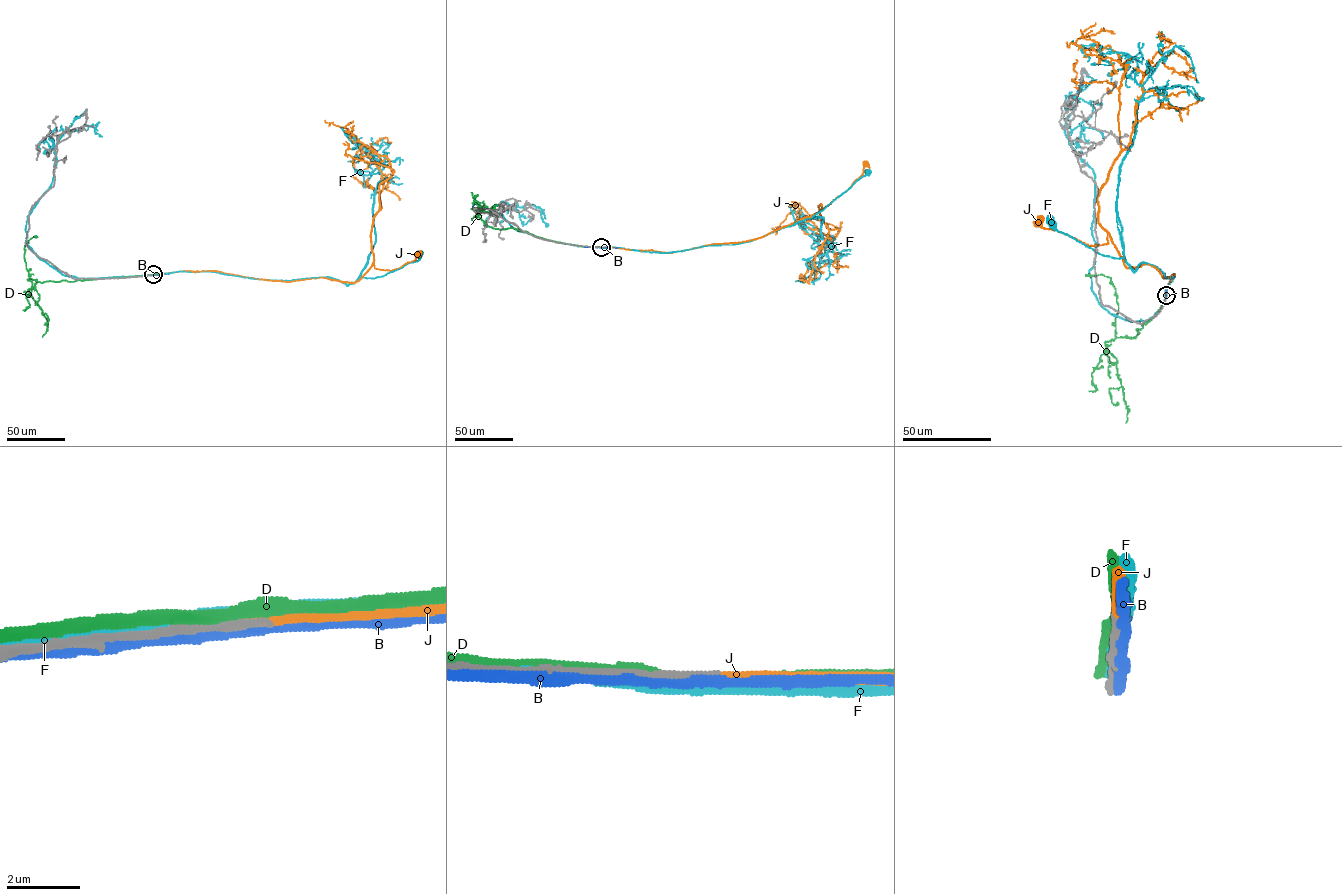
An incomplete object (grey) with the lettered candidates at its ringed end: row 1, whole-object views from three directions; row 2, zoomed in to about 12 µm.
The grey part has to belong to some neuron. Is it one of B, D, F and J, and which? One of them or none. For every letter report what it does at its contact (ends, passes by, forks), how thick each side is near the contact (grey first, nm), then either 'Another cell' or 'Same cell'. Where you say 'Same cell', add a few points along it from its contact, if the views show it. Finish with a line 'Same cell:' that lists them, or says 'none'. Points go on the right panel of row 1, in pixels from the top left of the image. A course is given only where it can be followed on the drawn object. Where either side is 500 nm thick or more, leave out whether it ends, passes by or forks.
B: It passes by. Thickness 300 nm (grey) against 280 nm. Another cell
D: It passes by. Thickness 300 nm (grey) against 320 nm. Another cell
F: It passes by. Thickness 280 nm (grey) against 340 nm. Another cell
J: It ends there. Thickness 320 nm (grey) against 280 nm. Same cell. Its course: (1166, 295), (1174, 274), (1163, 278), (1146, 263), (1126, 267), (1108, 234), (1107, 244), (1091, 245), (1037, 223)
Same cell: J

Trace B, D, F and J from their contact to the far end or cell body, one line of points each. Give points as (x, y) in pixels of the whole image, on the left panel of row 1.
B: (150, 275), (169, 273)
D: (151, 274), (71, 282), (28, 279), (32, 285), (30, 295), (48, 324), (42, 337)
F: (150, 274), (211, 271), (262, 279), (328, 277), (348, 285), (360, 276), (382, 276), (417, 261), (419, 253)
J: (153, 274), (214, 271), (270, 280), (323, 277), (354, 282), (373, 262), (376, 268), (393, 270), (418, 255)

